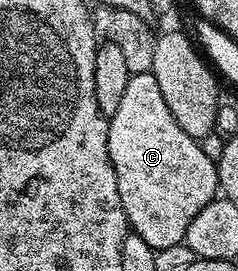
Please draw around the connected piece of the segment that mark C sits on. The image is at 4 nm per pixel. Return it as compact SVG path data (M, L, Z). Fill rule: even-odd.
M152 72L134 73L126 83L118 111L108 118L108 150L131 232L142 235L152 249L180 245L194 217L218 197L217 162L206 159L199 140L174 123Z

